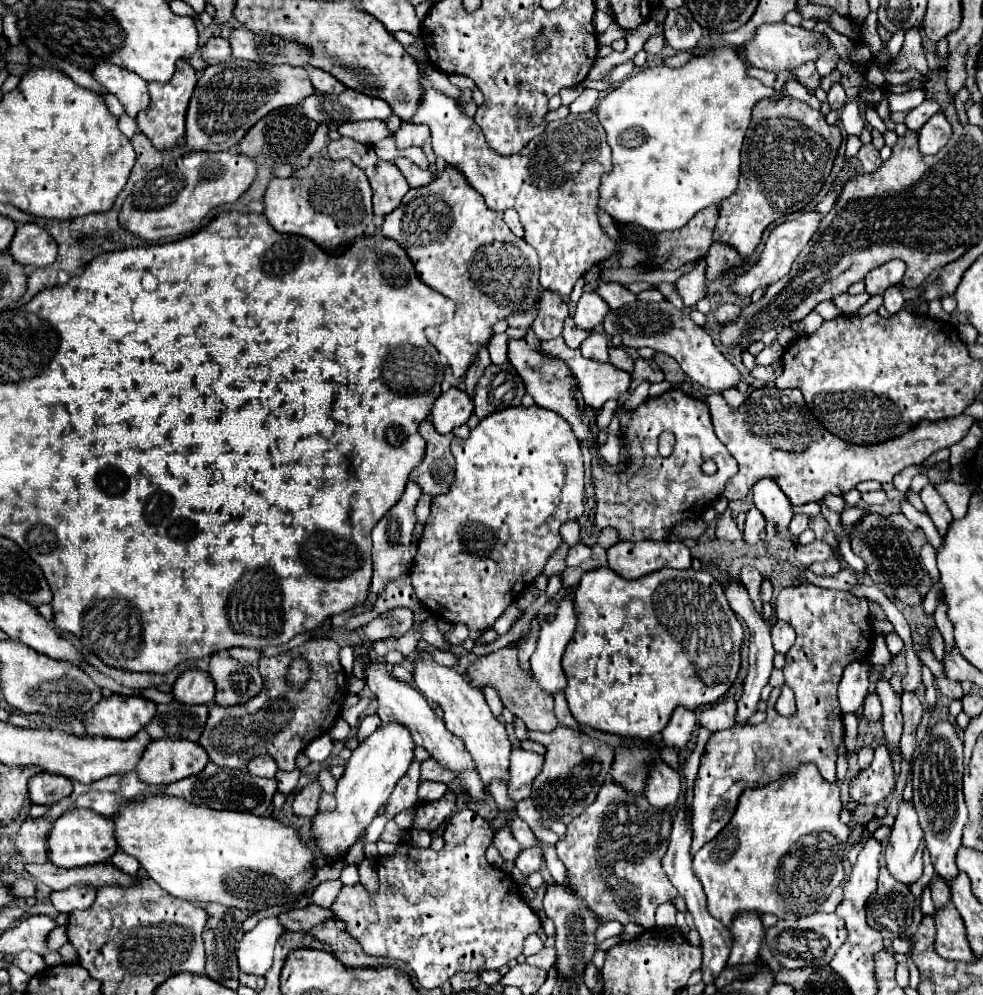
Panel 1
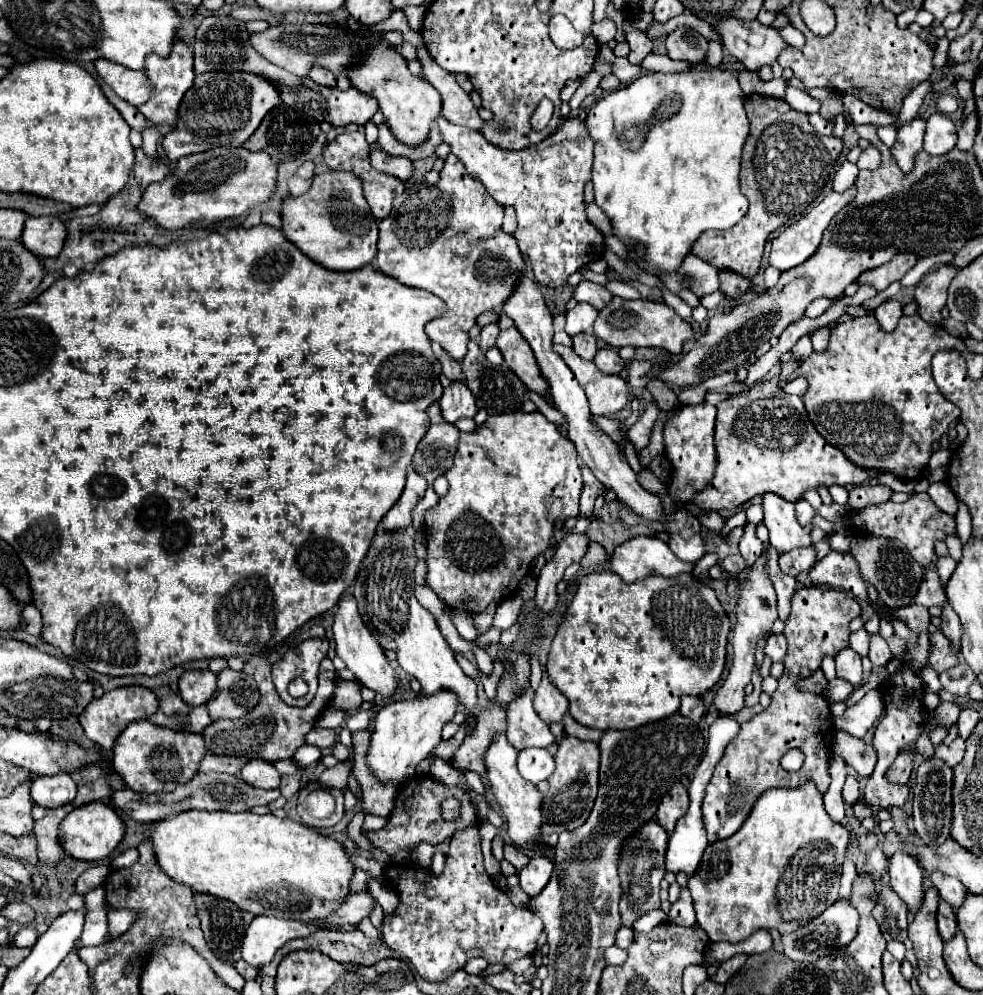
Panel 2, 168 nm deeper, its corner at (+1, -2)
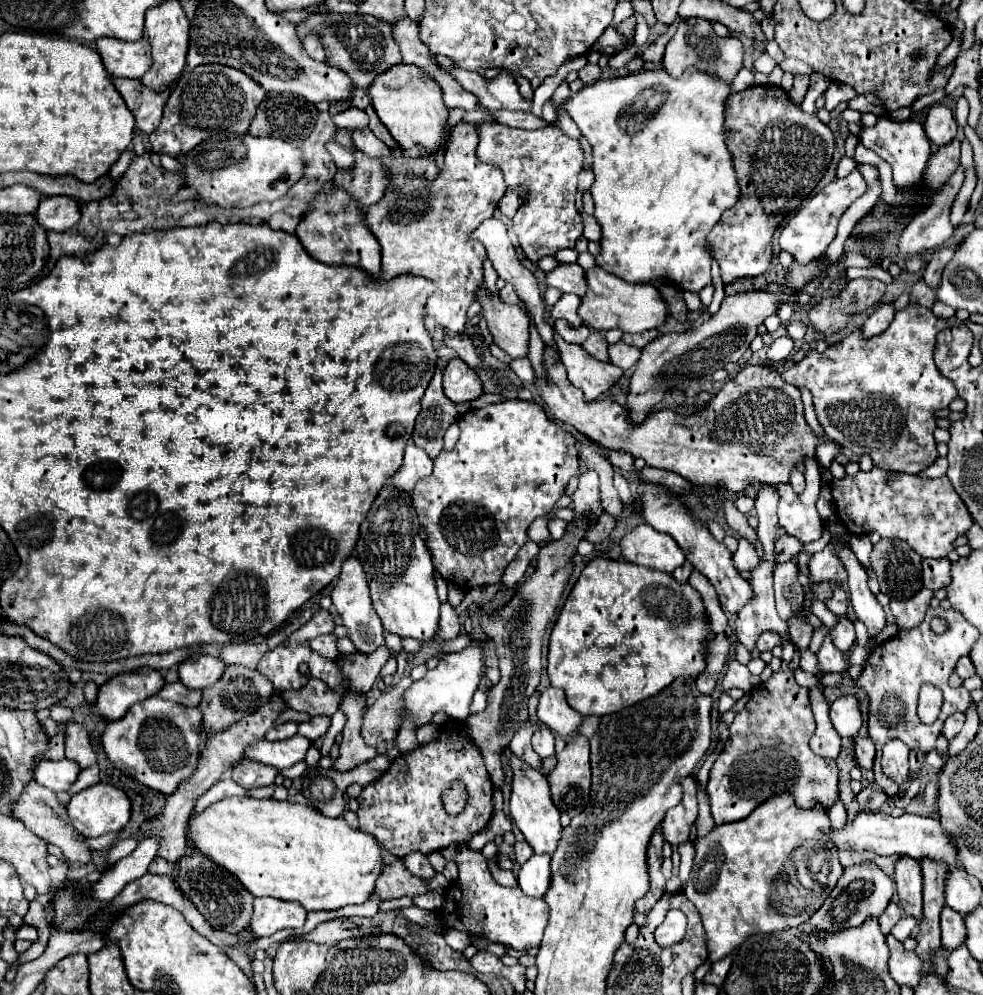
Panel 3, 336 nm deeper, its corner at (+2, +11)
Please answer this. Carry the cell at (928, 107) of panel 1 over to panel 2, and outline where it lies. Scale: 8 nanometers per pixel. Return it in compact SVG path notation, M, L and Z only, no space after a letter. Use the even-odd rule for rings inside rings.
M919 117L897 129L897 139L895 145L891 147L891 155L903 173L913 171L915 155L923 149L923 133L925 133L925 121Z

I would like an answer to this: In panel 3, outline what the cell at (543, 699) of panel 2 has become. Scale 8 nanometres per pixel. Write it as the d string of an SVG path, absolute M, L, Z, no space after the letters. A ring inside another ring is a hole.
M548 686L540 696L538 718L556 734L560 734L562 738L568 738L576 734L584 716L568 706L566 694L560 688Z

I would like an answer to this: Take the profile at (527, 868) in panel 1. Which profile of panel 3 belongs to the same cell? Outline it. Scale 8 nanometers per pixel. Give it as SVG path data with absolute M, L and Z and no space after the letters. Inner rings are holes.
M534 854L518 870L518 886L532 898L542 898L550 886L550 854Z

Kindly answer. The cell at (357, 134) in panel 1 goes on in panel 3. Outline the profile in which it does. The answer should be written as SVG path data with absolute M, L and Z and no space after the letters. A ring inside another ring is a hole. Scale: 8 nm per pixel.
M352 106L350 110L336 114L336 116L334 116L334 124L336 124L338 128L354 128L354 130L356 130L356 128L368 126L368 116L366 116L364 110Z

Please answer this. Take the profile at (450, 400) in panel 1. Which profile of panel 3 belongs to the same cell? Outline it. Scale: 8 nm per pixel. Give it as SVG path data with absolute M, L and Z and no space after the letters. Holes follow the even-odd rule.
M460 358L450 360L444 370L444 394L454 402L472 402L482 394L478 376Z

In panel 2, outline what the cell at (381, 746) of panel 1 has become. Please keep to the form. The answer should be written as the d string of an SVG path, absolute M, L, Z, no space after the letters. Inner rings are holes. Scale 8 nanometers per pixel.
M441 689L433 695L423 695L421 699L387 703L373 721L373 737L367 753L369 767L381 781L407 779L415 775L417 763L429 757L429 753L439 745L441 731L455 717L457 705L457 695L449 689Z

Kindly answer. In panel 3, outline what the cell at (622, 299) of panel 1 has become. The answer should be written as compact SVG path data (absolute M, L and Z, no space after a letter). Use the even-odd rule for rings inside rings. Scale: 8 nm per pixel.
M560 264L546 274L546 282L562 292L572 292L578 296L586 294L586 270L578 264Z

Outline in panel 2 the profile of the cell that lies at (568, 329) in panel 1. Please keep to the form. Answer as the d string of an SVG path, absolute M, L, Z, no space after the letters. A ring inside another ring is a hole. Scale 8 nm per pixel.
M579 333L579 337L573 337L573 349L579 357L587 359L587 361L593 361L595 359L595 353L597 353L597 341L593 335L589 333Z

